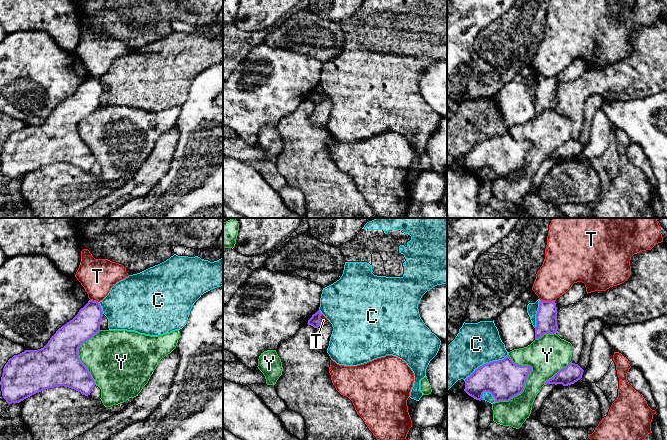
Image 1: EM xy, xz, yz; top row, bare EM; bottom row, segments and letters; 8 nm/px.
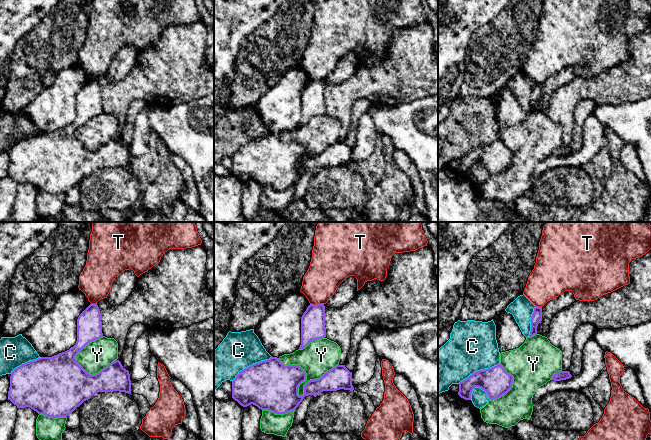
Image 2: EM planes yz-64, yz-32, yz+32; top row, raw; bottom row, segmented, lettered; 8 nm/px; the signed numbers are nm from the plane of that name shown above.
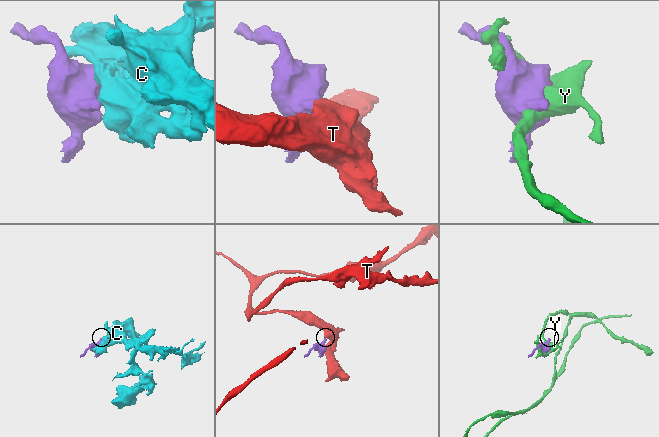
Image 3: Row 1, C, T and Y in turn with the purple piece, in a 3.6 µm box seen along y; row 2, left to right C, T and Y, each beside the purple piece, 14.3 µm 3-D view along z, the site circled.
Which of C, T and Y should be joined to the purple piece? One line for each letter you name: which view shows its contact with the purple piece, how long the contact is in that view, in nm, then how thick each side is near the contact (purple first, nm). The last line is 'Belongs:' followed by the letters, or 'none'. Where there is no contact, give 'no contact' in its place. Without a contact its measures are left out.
Belongs: none

